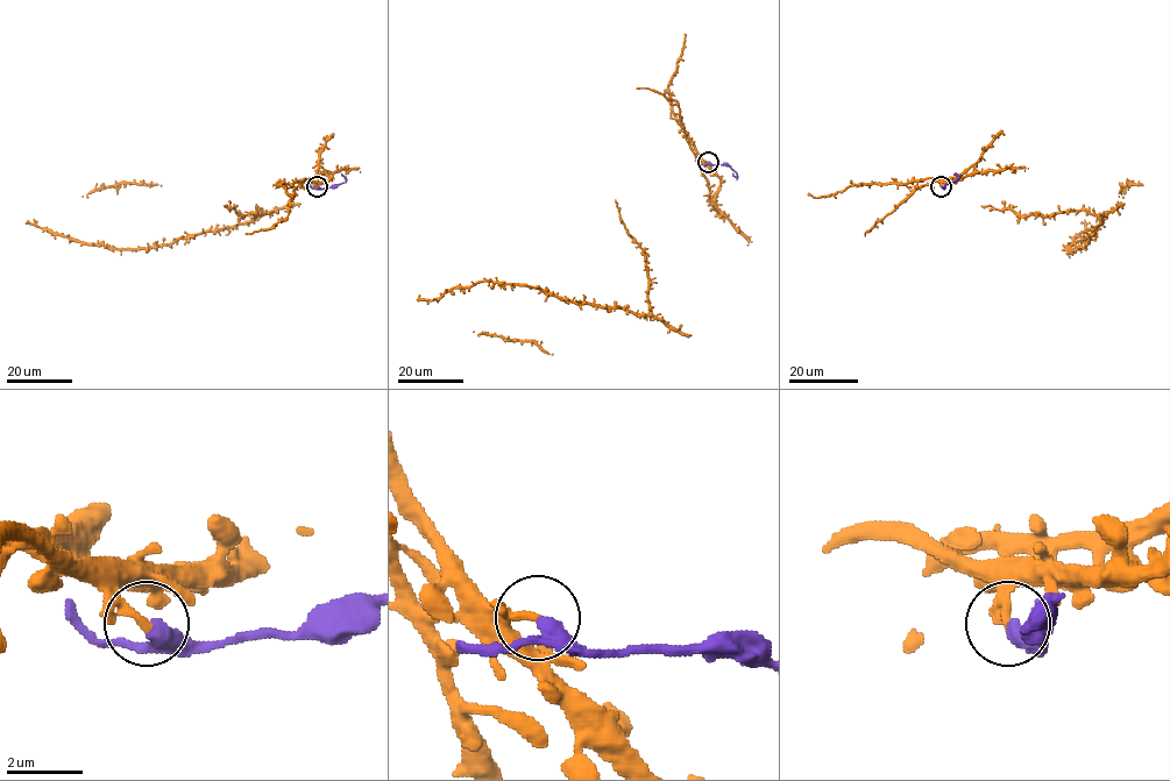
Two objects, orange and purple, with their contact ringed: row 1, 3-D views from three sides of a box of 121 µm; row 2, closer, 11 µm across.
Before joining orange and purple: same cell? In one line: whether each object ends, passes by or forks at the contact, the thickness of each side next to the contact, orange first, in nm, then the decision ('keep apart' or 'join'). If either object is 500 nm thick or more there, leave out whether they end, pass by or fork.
orange ends | purple passes by | 240/320 nm | keep apart

